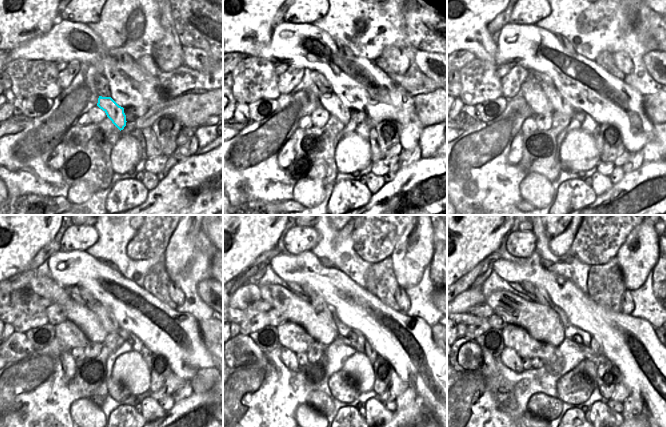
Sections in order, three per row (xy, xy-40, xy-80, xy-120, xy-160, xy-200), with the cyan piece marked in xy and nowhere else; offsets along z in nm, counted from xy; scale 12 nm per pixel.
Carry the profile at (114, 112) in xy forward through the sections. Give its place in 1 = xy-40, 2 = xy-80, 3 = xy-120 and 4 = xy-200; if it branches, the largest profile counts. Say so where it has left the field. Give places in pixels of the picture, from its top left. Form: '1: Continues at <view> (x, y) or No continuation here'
1: Continues at xy-40 (330, 101)
2: Continues at xy-80 (559, 104)
3: Continues at xy-120 (106, 318)
4: Continues at xy-200 (541, 300)

